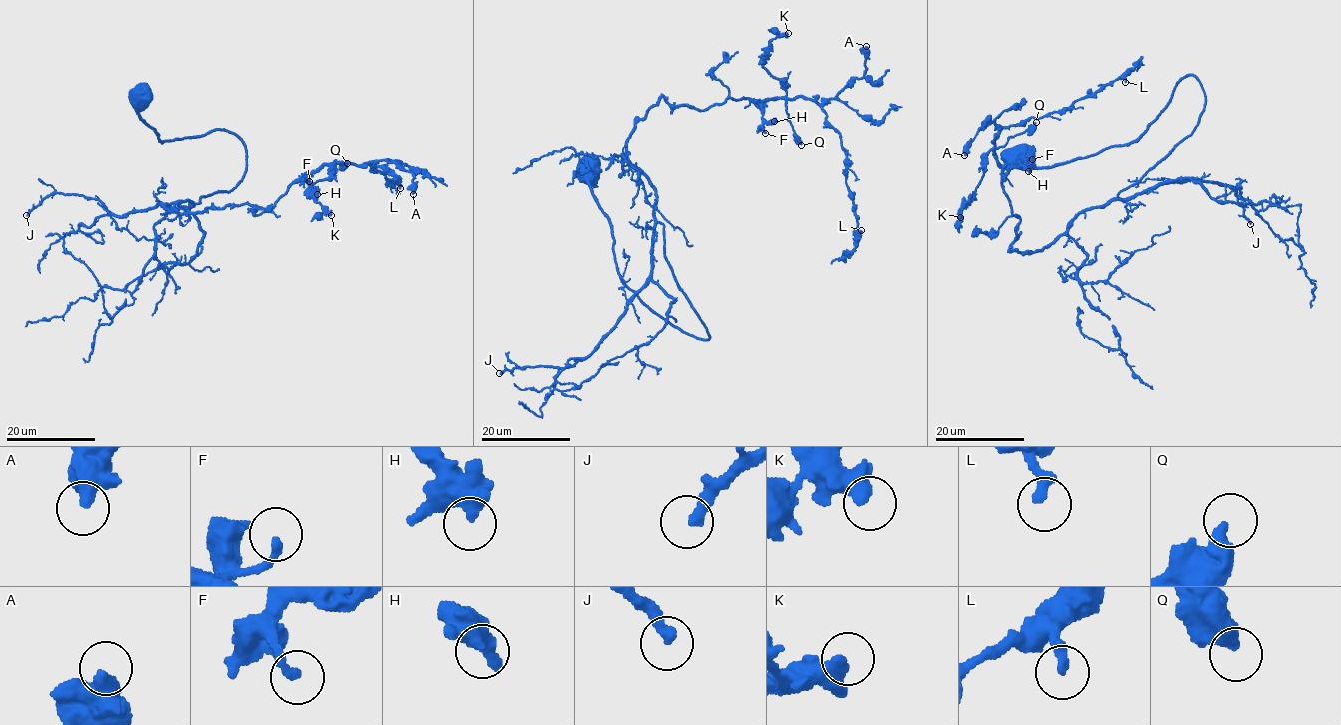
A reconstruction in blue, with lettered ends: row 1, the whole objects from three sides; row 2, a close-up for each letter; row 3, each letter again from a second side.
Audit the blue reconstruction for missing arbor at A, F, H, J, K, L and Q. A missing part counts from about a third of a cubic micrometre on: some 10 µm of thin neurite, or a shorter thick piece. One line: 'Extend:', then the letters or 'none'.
Extend: J, K

